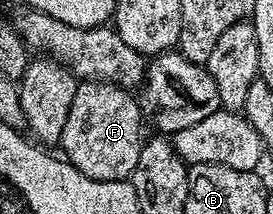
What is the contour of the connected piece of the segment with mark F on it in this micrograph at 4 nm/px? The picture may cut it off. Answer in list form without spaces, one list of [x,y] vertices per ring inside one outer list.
[[[86,80],[78,83],[75,90],[75,102],[71,102],[71,114],[67,114],[67,126],[63,126],[59,148],[60,151],[65,151],[62,152],[64,159],[87,178],[99,182],[129,180],[135,170],[135,162],[139,162],[139,150],[143,143],[141,124],[143,125],[141,105],[132,91],[114,84],[105,84],[101,80]]]

